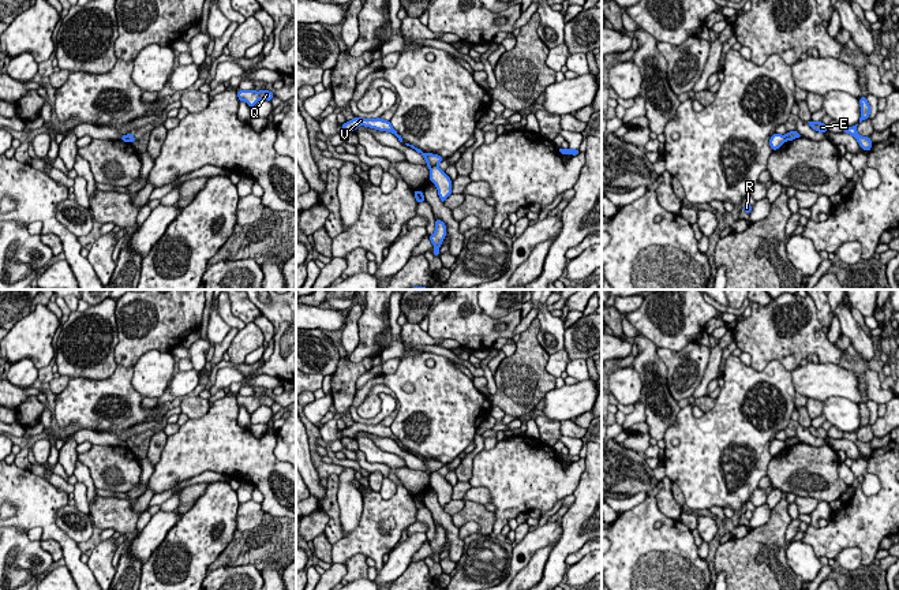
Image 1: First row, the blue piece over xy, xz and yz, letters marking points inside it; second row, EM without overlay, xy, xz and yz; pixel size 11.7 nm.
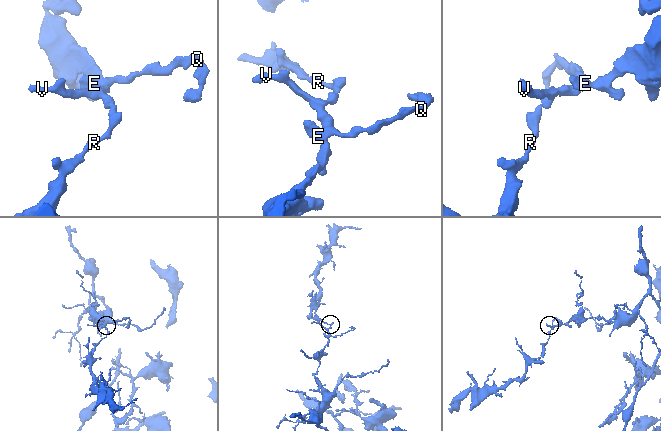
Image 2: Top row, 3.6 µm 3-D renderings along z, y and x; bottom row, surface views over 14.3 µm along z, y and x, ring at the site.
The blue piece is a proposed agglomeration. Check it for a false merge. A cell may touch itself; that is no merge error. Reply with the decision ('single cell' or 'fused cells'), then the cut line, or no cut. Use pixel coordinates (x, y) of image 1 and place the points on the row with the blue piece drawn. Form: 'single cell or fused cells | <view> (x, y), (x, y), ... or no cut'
fused cells | xz (437, 164), (430, 168)

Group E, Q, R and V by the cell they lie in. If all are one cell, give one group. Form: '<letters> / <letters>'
E Q / R V

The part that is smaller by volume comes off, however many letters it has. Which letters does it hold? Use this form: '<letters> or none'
R, V

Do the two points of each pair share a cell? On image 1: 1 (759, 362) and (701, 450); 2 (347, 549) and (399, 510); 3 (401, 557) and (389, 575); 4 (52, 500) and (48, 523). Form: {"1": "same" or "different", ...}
{"1": "different", "2": "same", "3": "same", "4": "same"}

